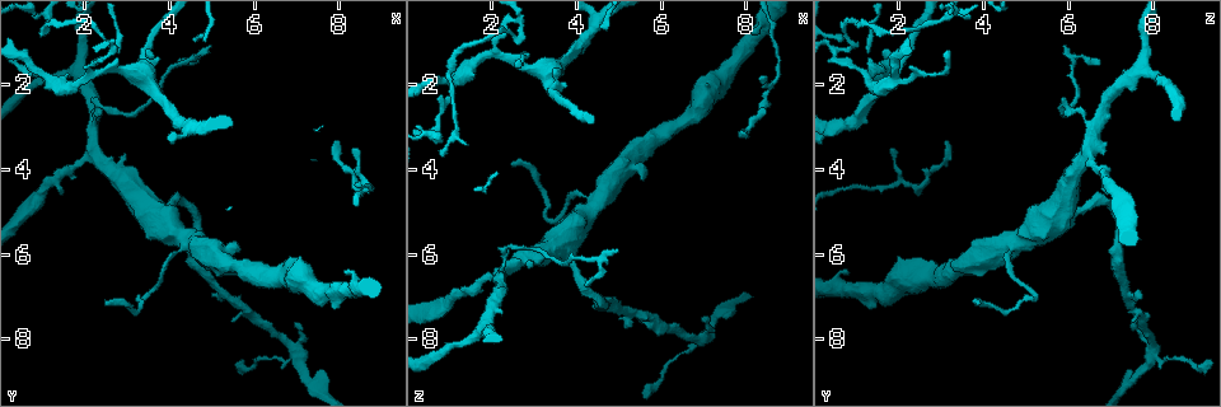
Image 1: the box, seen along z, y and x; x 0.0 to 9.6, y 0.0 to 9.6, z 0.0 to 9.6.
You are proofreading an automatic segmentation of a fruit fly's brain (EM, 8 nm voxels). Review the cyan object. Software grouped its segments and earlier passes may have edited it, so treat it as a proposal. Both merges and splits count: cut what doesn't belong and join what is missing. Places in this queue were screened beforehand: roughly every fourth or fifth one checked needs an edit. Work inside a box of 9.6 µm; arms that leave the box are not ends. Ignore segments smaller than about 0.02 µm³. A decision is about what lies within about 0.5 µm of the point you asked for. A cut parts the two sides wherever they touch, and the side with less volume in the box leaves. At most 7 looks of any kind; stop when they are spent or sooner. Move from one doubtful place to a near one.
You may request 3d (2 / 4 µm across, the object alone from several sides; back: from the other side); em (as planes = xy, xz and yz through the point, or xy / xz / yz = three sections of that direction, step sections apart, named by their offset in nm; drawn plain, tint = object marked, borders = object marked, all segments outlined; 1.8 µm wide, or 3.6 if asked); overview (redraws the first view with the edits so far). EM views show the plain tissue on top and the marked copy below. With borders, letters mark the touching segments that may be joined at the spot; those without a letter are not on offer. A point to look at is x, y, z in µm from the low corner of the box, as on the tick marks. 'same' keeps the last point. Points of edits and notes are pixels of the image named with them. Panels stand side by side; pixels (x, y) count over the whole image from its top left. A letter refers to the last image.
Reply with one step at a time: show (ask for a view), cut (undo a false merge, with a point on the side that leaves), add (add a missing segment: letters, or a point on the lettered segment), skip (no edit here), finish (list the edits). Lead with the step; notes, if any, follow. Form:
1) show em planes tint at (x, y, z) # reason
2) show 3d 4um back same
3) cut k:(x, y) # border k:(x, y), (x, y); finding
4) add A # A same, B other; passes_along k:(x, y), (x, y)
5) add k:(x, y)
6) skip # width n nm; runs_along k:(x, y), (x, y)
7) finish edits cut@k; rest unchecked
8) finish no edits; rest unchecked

show 3d 2um at (2.50, 7.15, 3.95) # tapers out

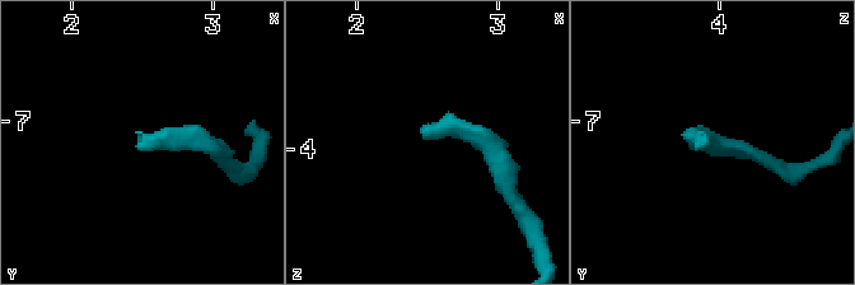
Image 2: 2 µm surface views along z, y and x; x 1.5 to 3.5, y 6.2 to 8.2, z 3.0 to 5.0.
show em planes borders at (2.48, 7.18, 3.92)

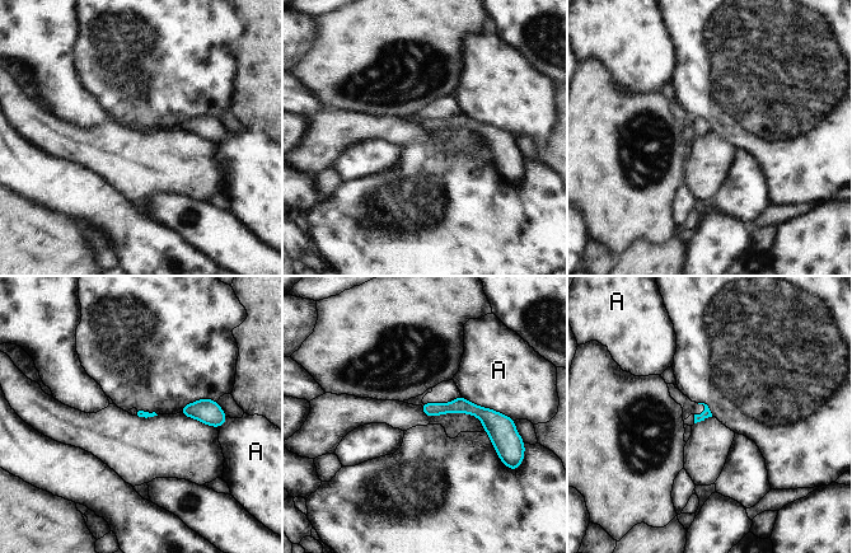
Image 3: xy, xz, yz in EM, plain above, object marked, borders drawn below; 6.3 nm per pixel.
skip # A other; runs_along 3:(425, 406), (469, 407), (497, 441); no lettered segment goes on from it

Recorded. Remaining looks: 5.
show 3d 4um at (4.40, 5.80, 4.80) # three-way junction

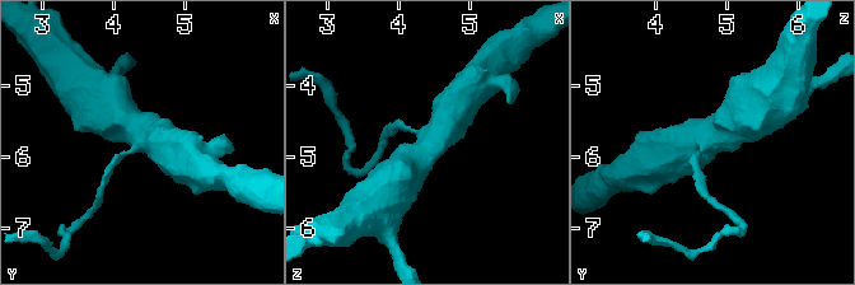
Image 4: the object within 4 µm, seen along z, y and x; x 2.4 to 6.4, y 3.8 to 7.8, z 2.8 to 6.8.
show em 3.6um yz step 4 tint at (4.45, 5.75, 4.85)

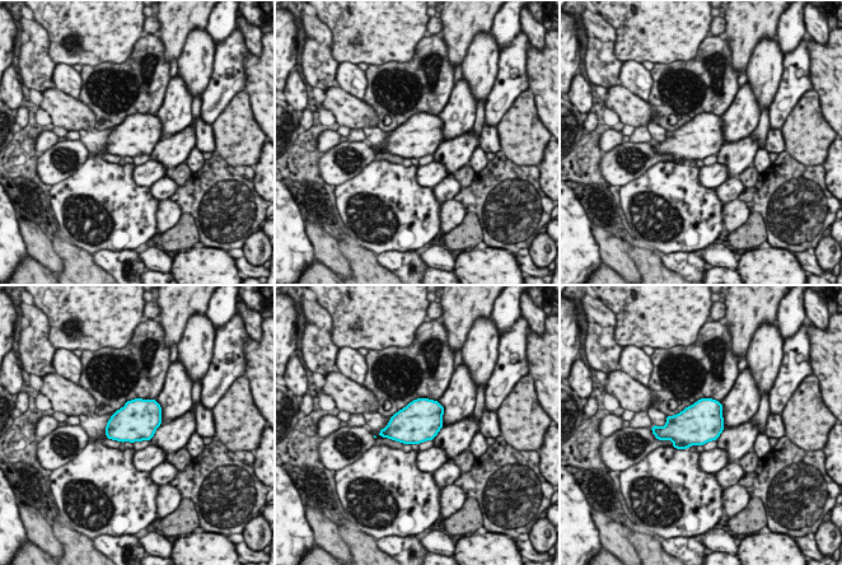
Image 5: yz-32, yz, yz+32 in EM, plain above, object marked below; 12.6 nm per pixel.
show em 3.6um yz step 4 borders same

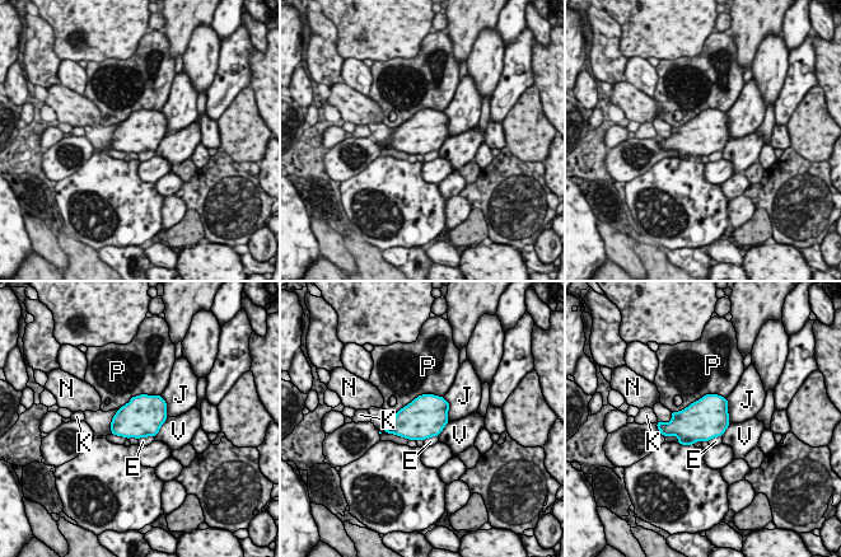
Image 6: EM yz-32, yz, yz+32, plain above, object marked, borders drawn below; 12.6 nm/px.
skip # E other, J other, K other, N other, P other, V other; border 6:(442, 397), (448, 403), (448, 421); one neuron here

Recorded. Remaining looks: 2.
show em yz step 4 tint at (7.00, 8.40, 8.00) # a fork

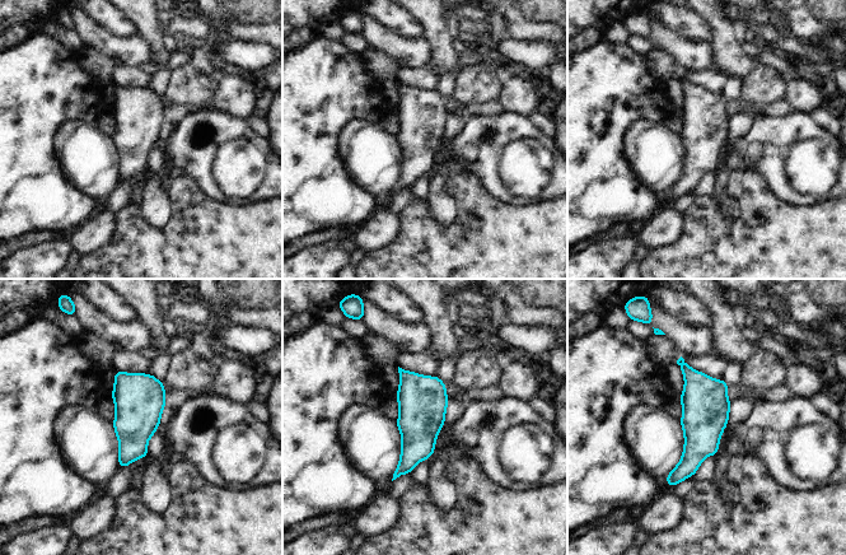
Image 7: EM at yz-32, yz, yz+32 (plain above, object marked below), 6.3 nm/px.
show em planes borders same

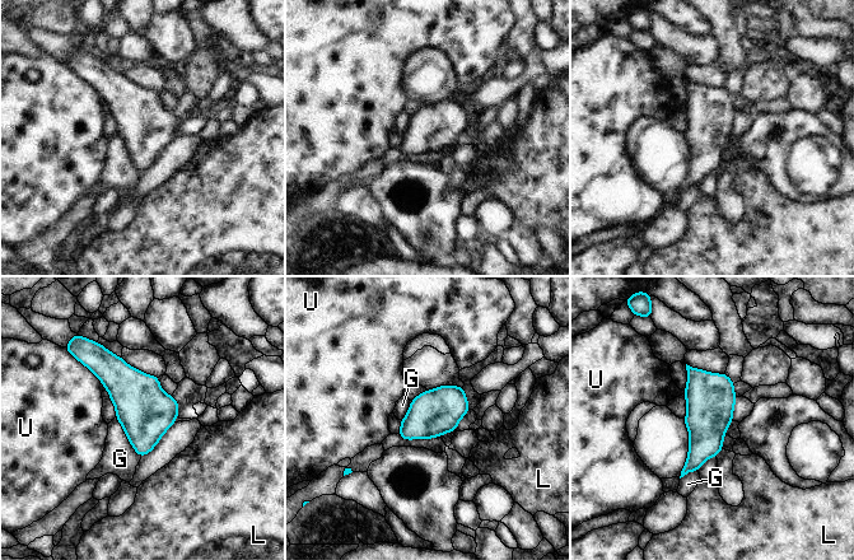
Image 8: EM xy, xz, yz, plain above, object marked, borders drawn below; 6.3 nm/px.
skip # G other, L other, U other; border 8:(115, 418), (140, 457); one neuron here

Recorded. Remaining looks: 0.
finish no edits; rest unchecked

